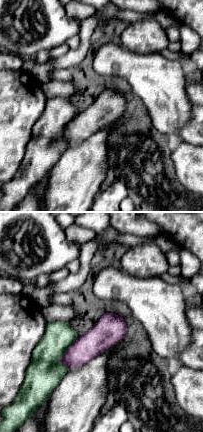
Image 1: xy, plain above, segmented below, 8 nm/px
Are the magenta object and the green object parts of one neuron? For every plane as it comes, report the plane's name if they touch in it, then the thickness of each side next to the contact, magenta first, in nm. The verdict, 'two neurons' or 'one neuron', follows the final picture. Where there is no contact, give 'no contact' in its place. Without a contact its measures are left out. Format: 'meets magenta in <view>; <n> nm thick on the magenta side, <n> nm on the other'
meets magenta in xy; 200 nm thick on the magenta side, 280 nm on the other

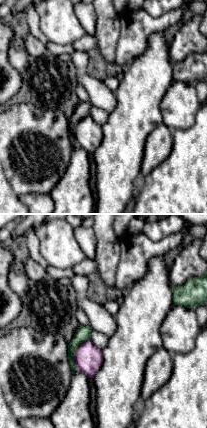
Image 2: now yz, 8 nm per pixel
meets magenta in yz; 220 nm thick on the magenta side, 120 nm on the other

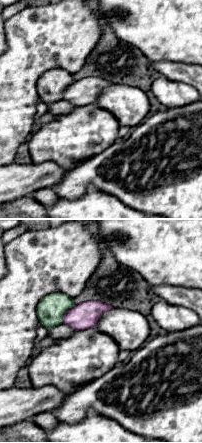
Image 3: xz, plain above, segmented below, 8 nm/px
meets magenta in xz; 220 nm thick on the magenta side, 220 nm on the other

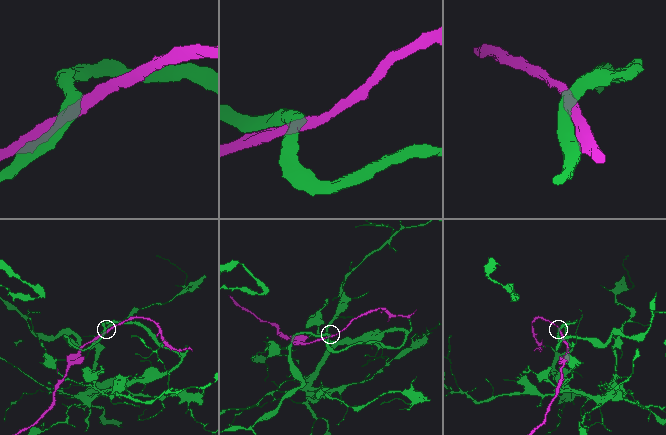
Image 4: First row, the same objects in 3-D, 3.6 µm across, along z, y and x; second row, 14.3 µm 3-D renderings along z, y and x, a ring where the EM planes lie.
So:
one neuron

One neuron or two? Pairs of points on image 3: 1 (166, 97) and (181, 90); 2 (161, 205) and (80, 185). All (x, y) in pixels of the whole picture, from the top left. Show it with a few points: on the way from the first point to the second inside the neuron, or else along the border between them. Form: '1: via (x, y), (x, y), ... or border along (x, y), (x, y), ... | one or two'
1: via (170, 94), (177, 94) | one
2: via (141, 195), (127, 194), (112, 183), (100, 181) | one

